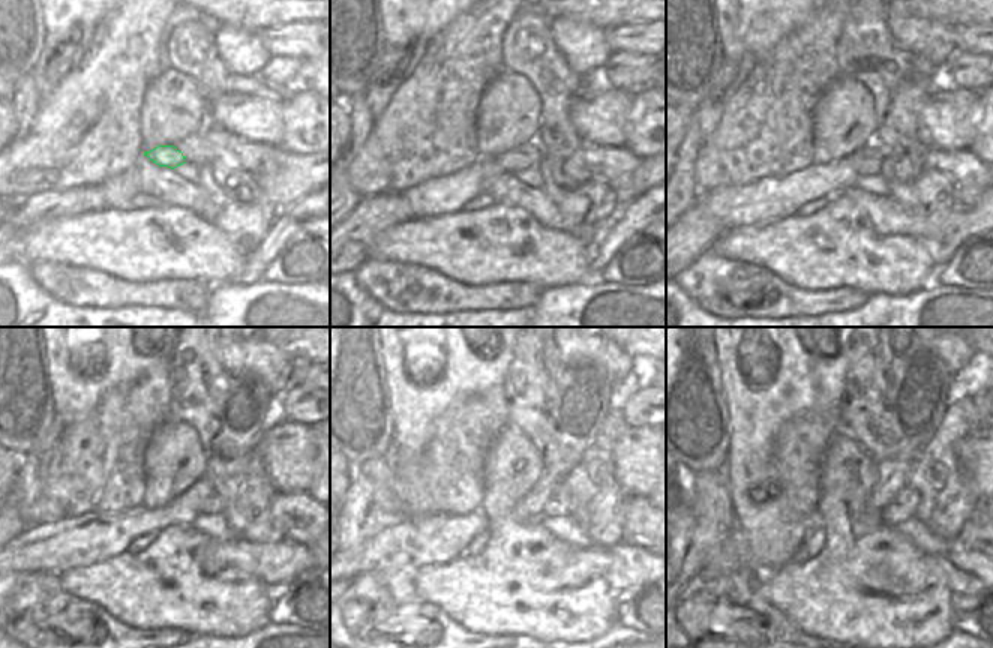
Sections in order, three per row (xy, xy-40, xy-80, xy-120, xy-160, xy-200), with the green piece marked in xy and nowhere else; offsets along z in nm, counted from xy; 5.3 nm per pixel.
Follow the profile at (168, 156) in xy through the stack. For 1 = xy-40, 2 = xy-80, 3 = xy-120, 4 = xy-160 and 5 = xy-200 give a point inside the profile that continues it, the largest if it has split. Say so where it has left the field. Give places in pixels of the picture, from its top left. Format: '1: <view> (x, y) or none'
1: xy-40 (530, 155)
2: xy-80 (867, 161)
3: xy-120 (215, 504)
4: xy-160 (558, 506)
5: xy-200 (903, 506)

